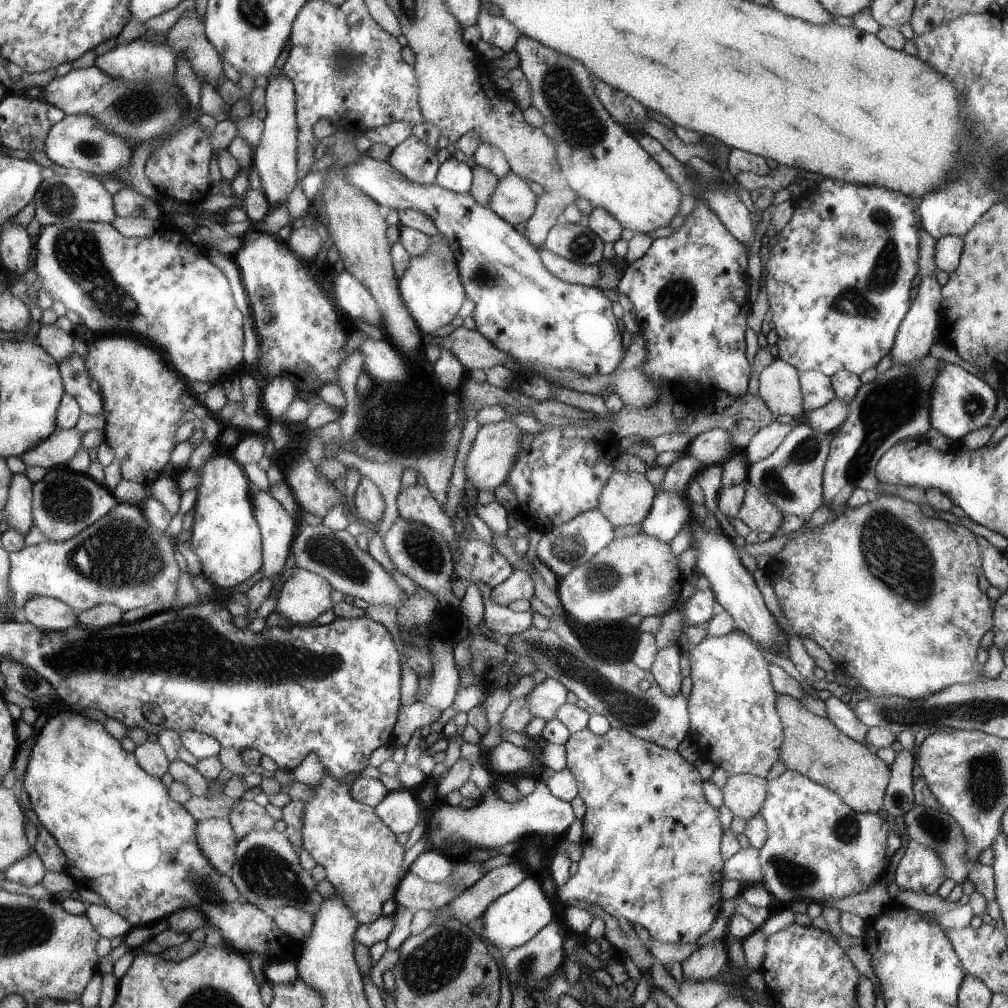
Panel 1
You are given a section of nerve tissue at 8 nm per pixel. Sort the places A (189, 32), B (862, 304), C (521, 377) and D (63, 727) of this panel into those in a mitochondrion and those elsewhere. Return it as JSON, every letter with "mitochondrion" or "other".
{"A":"other","B":"mitochondrion","C":"other","D":"other"}

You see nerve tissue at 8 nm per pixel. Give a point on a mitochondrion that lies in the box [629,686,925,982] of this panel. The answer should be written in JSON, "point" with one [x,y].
{"point":[794,880]}

